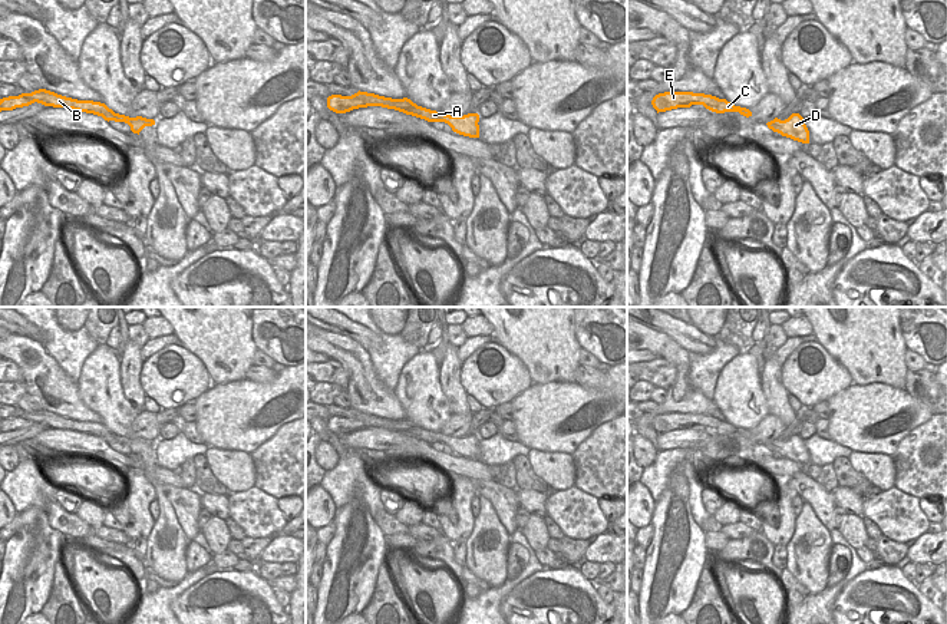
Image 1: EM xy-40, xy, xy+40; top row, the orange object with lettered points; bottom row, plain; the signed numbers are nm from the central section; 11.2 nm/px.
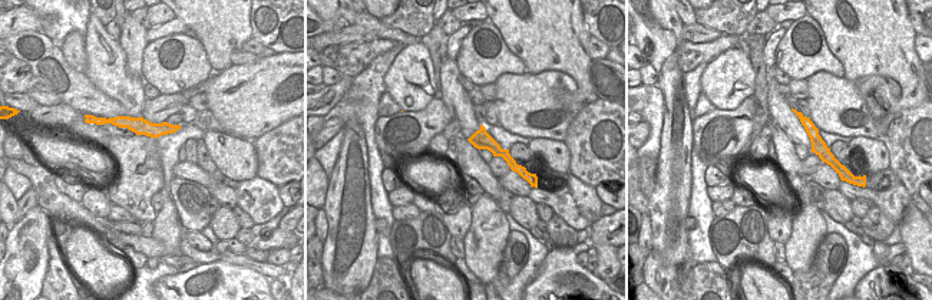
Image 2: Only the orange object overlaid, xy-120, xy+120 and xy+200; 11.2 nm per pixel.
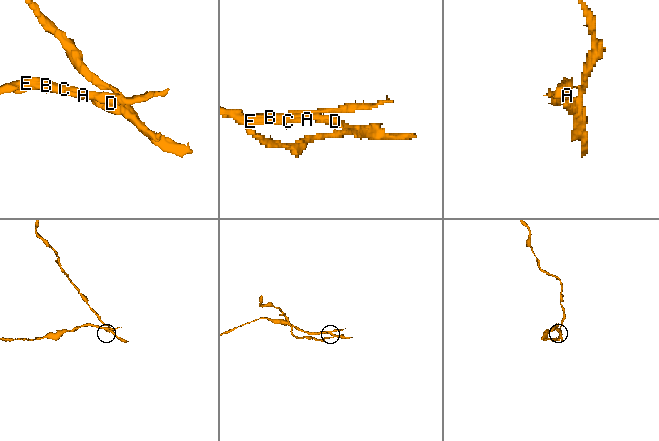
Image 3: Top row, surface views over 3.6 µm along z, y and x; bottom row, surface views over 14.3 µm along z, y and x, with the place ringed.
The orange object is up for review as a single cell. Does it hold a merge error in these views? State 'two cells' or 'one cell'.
two cells

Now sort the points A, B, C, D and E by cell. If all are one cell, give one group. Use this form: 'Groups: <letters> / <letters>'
Groups: A C D E / B

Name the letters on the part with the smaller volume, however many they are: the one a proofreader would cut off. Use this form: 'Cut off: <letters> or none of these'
Cut off: B

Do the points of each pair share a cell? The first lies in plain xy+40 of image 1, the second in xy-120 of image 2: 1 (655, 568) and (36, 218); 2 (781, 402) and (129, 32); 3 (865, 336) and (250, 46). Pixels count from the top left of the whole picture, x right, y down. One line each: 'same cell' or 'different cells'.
1: same cell
2: same cell
3: different cells

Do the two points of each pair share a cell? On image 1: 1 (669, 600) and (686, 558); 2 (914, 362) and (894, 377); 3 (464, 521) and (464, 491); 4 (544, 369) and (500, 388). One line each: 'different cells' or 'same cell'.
1: same cell
2: different cells
3: same cell
4: different cells

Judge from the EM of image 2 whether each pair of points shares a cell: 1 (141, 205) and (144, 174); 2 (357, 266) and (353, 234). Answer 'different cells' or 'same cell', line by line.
1: same cell
2: same cell

